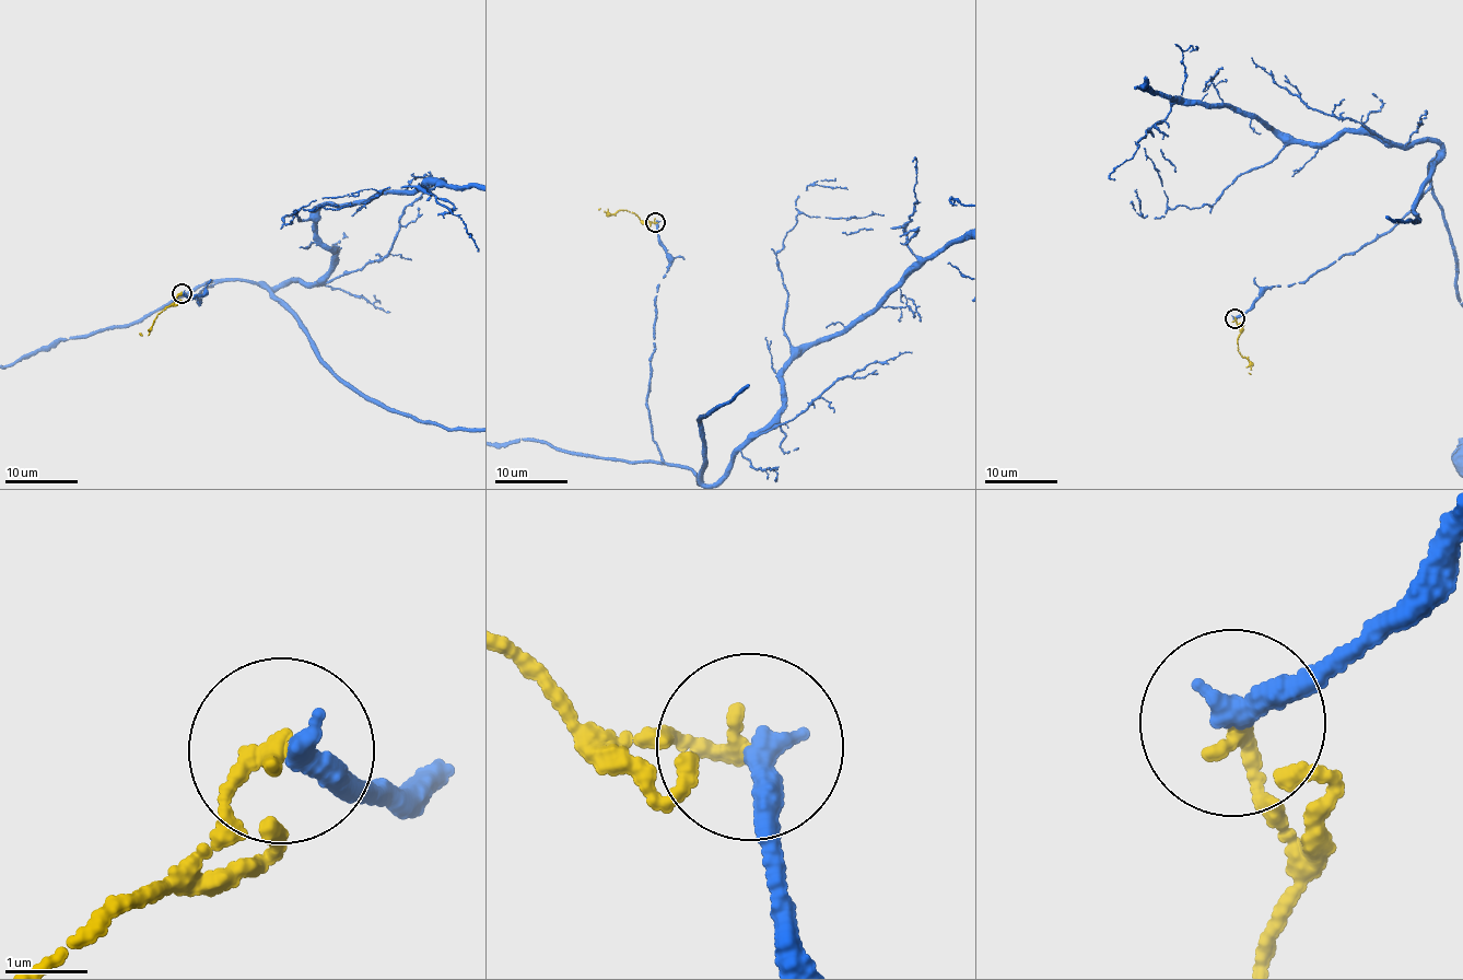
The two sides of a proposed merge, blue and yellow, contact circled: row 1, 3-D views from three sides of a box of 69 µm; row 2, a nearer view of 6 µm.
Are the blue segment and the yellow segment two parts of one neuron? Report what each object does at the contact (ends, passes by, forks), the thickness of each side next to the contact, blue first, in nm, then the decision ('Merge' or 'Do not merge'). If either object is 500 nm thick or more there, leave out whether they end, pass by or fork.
At the ring blue ends. At the ring yellow ends. Thickness 320 nm (blue) against 200 nm. Merge

